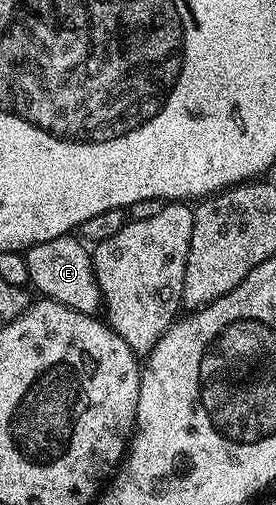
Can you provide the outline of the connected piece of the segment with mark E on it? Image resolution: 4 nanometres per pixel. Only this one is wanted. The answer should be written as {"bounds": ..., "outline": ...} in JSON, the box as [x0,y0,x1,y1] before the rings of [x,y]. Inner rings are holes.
{"bounds":[23,235,102,314],"outline":[[[76,235],[51,238],[51,242],[39,242],[26,248],[23,255],[27,262],[29,284],[37,287],[44,299],[90,314],[102,307],[101,291],[93,273],[93,257],[90,249]]]}

